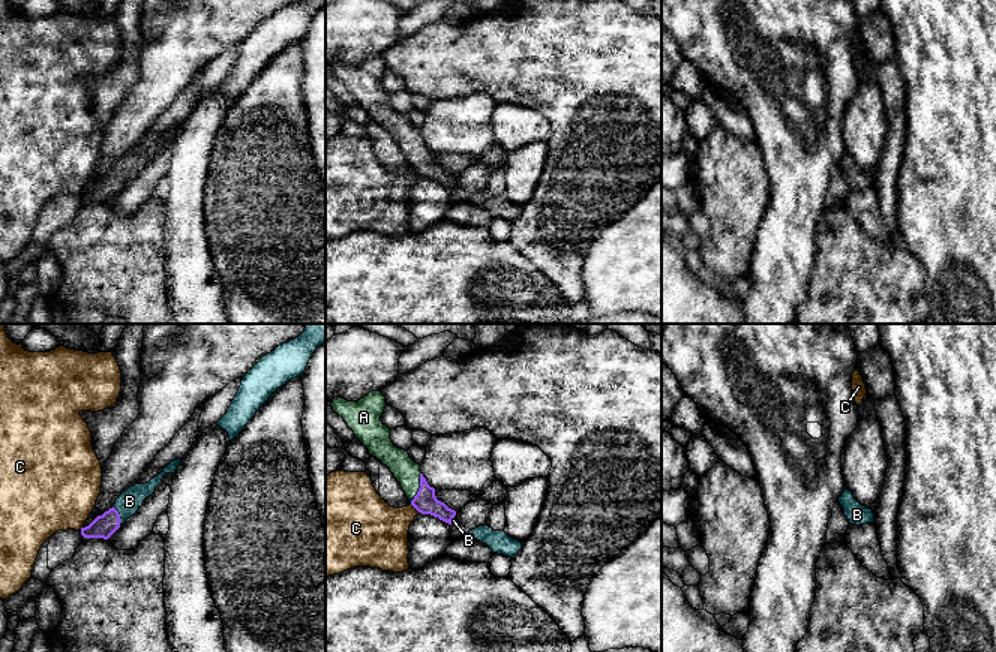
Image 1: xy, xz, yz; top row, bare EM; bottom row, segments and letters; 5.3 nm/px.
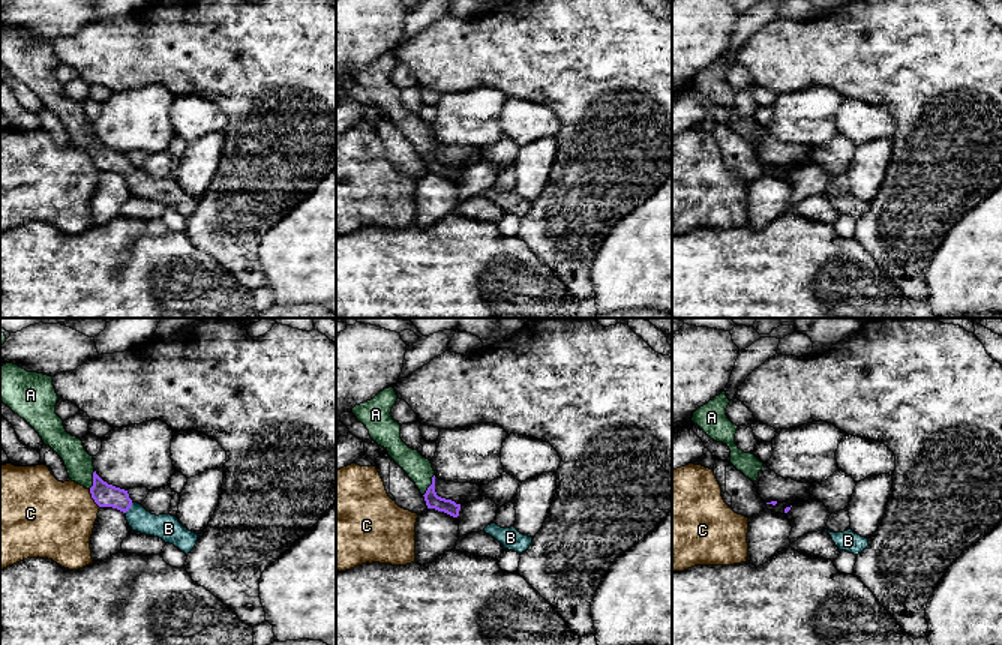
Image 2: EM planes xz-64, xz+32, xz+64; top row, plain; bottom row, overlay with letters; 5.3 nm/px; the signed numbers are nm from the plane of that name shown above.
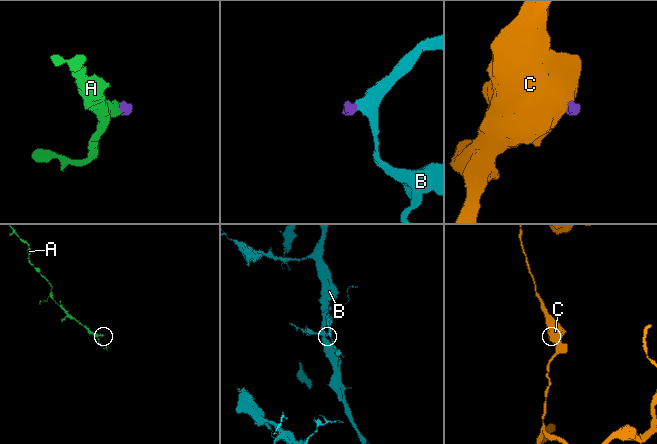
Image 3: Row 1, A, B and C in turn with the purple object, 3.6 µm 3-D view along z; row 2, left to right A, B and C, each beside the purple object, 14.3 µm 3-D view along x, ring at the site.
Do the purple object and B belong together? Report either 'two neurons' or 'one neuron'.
one neuron

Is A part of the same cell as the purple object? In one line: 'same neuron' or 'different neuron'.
same neuron

